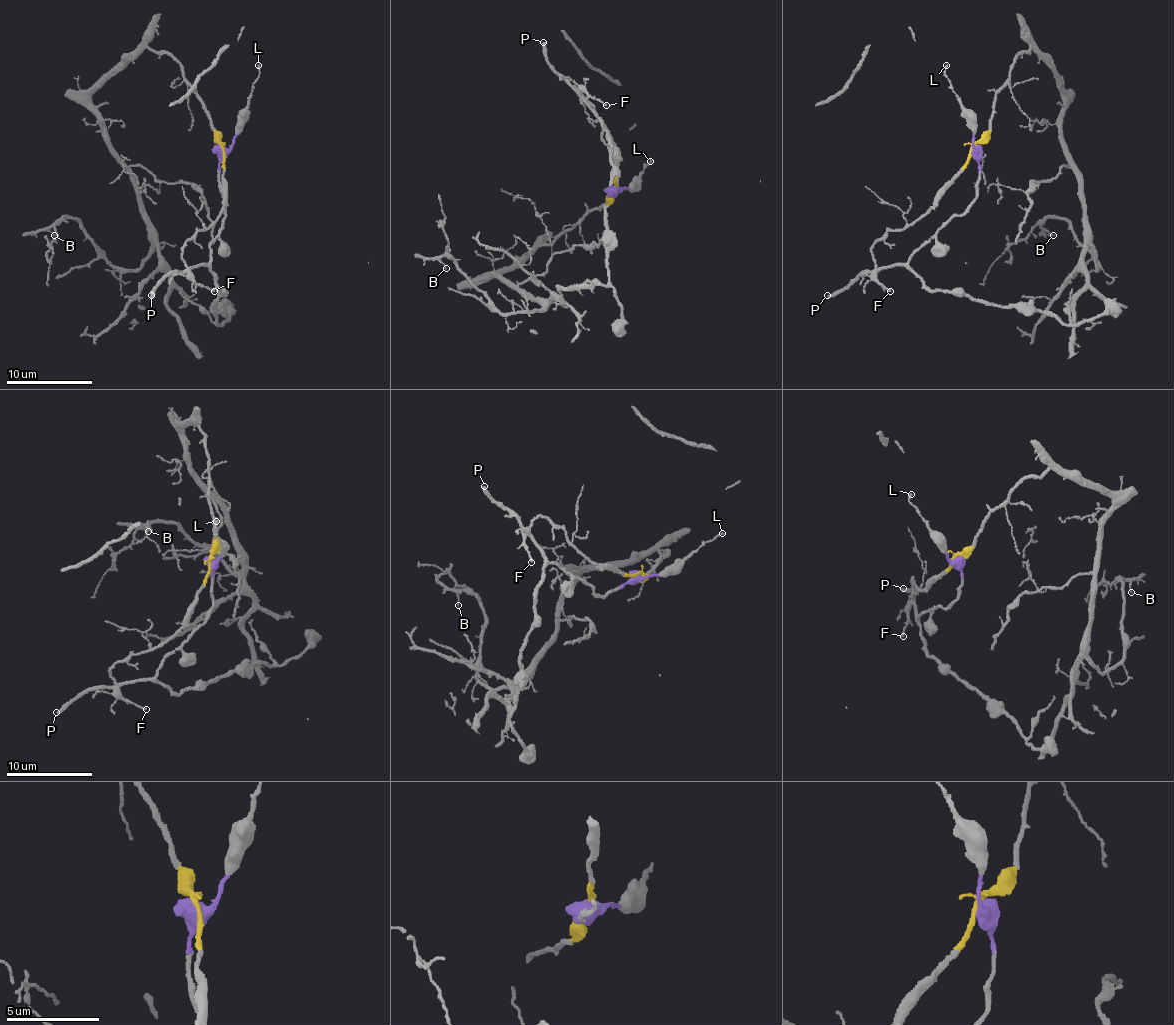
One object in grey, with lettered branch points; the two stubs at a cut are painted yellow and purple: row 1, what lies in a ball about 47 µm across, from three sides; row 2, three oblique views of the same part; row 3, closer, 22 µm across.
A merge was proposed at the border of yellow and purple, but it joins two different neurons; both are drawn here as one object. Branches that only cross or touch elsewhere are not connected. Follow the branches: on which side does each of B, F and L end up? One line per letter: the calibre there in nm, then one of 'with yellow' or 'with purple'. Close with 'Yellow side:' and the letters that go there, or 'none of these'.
B: 110 nm thick; with yellow
F: 170 nm thick; with yellow
L: 150 nm thick; with purple
Yellow side: B, F

